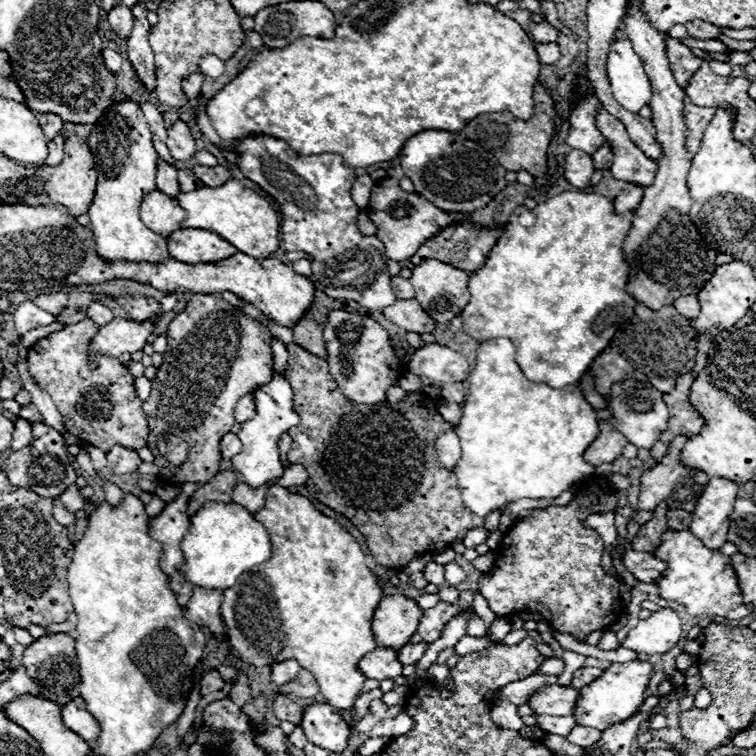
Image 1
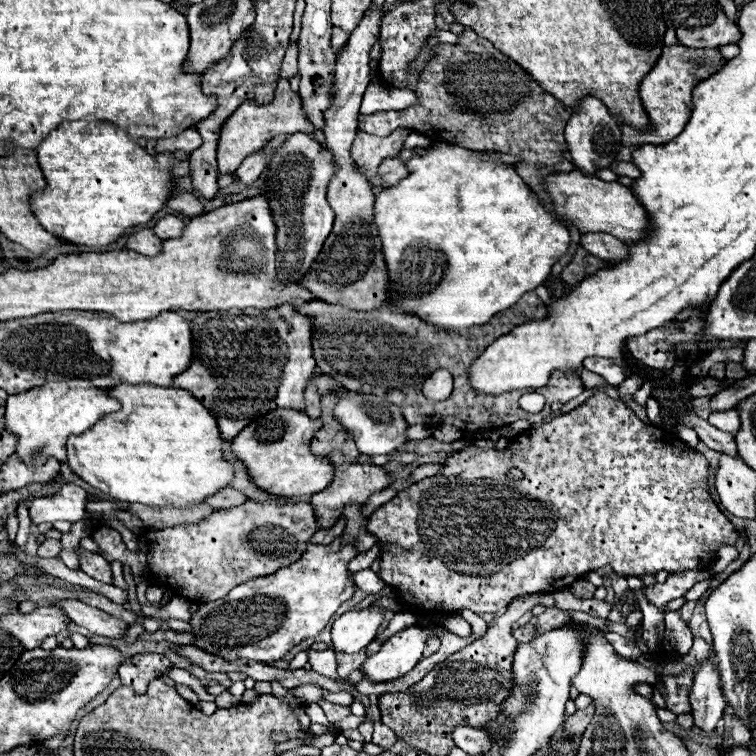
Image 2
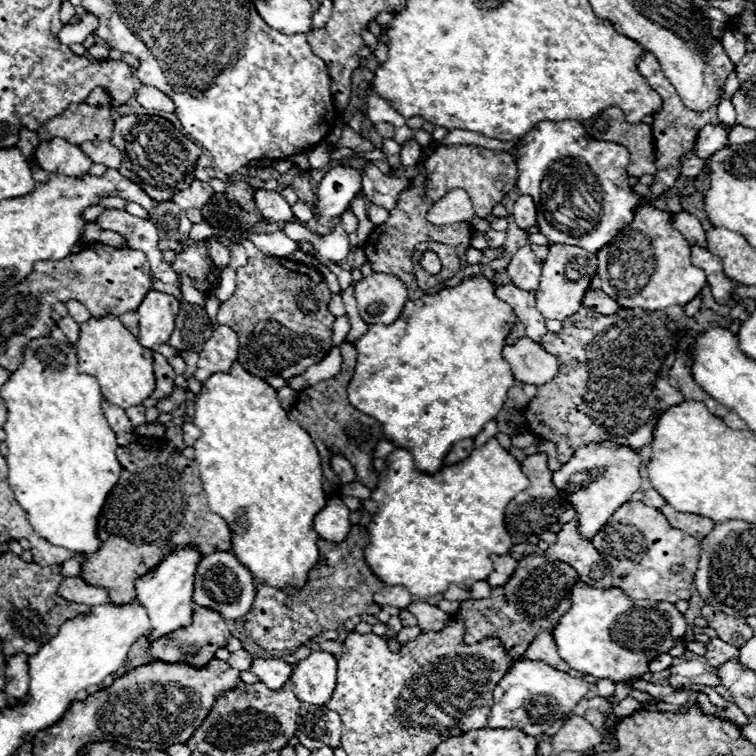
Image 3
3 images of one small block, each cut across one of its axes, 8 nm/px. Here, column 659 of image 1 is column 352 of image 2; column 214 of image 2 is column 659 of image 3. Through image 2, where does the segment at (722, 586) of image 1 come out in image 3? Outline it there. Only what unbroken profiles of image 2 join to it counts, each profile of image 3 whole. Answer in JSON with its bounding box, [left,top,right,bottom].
[554,582,686,682]

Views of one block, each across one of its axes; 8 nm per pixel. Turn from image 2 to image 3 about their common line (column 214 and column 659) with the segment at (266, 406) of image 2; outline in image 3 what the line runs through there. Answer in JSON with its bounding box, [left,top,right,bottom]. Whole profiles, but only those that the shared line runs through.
[524,306,684,462]

